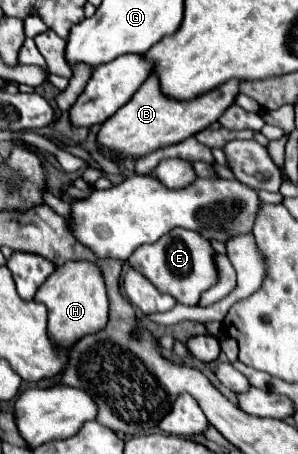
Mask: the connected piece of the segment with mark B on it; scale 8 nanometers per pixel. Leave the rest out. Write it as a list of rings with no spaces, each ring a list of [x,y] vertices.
[[[150,75],[134,93],[134,97],[102,123],[96,143],[100,149],[108,147],[118,161],[124,161],[128,157],[146,157],[160,147],[180,143],[220,119],[220,115],[234,103],[234,97],[238,95],[238,83],[240,81],[232,79],[232,83],[224,83],[208,95],[200,95],[200,99],[192,99],[188,103],[172,103],[172,99],[164,99],[164,95],[156,91],[156,79]]]

